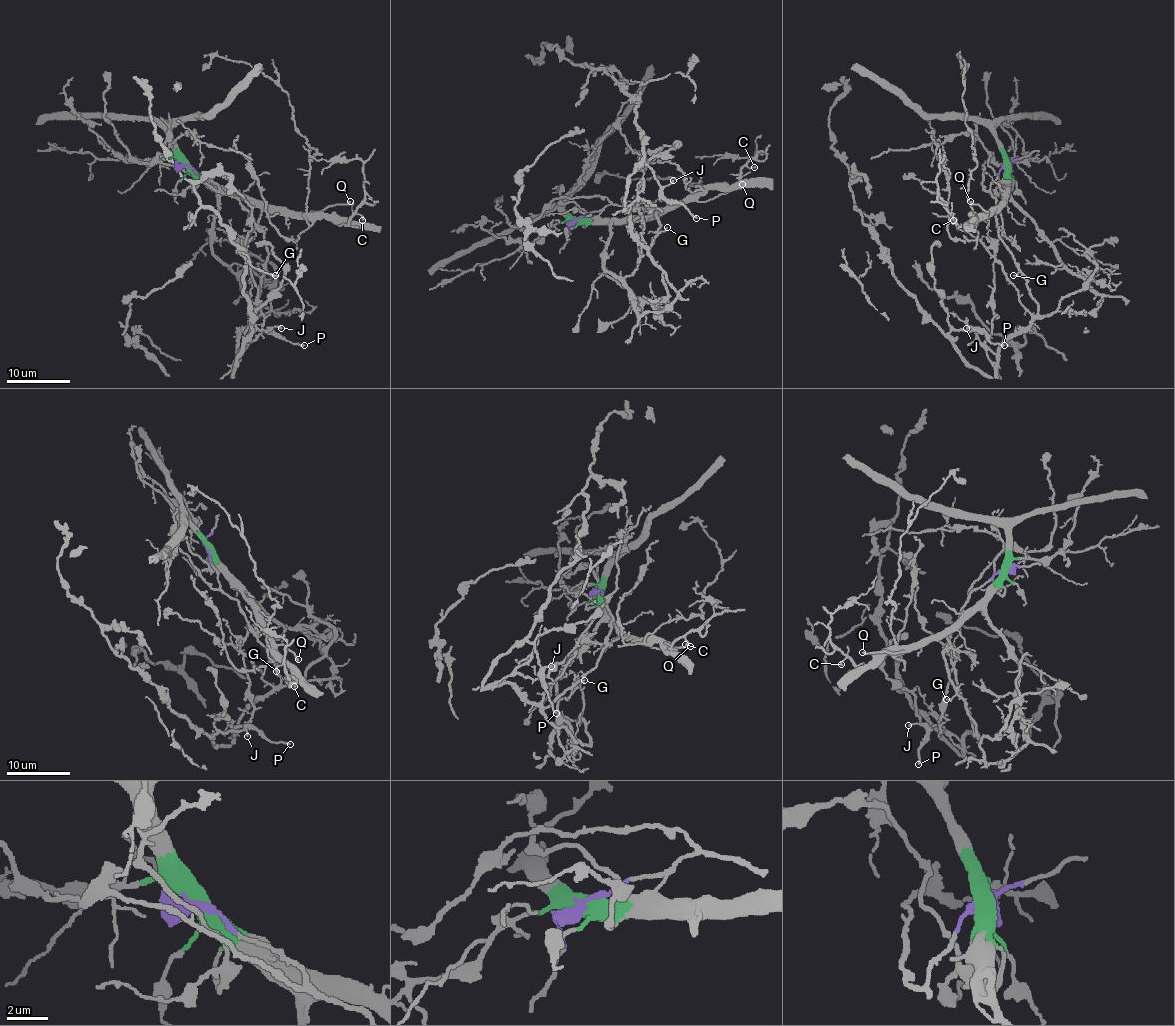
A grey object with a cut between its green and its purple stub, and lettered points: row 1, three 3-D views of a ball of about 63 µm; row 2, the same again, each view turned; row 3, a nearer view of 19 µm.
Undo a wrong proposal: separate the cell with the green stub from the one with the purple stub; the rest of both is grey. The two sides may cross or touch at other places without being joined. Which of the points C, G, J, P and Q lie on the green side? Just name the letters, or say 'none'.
C, Q

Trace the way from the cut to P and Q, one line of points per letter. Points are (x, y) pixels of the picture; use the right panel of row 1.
P: (1006, 164), (990, 187), (998, 238), (1038, 316), (999, 349), (993, 378), (950, 332), (982, 330), (1004, 345)
Q: (1006, 164), (1006, 196), (987, 215), (980, 206), (971, 201)

